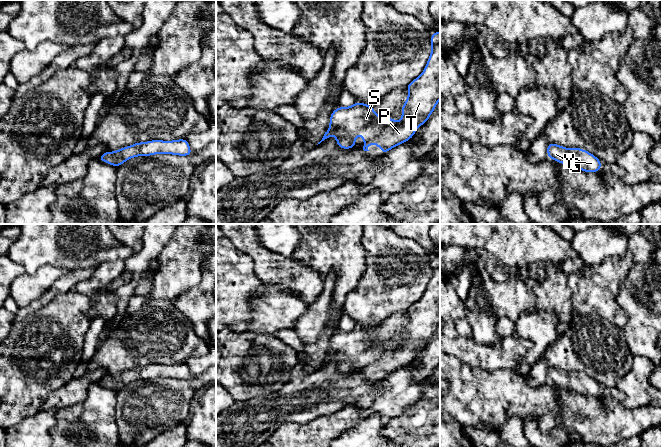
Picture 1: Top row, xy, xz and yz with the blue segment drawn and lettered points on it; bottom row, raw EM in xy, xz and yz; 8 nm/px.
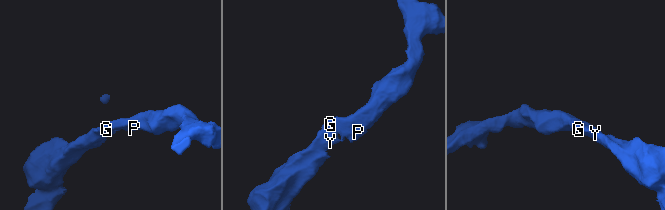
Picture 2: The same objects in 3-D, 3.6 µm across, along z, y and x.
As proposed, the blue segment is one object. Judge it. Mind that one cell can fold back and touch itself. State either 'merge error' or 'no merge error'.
no merge error

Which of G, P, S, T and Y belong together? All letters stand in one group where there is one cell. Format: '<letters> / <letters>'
G P S T Y

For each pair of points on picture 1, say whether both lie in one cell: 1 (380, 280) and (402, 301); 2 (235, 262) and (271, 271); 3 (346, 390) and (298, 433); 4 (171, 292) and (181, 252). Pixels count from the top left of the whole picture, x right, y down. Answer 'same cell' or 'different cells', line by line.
1: same cell
2: different cells
3: different cells
4: same cell

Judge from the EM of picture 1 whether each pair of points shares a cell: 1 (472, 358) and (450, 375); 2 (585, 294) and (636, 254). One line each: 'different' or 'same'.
1: different
2: same

